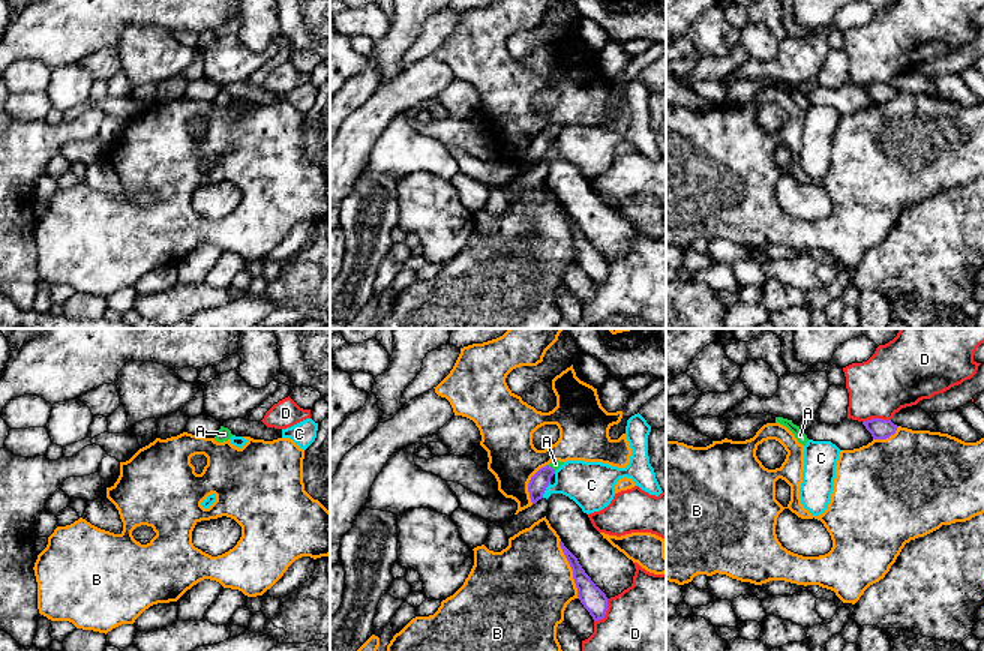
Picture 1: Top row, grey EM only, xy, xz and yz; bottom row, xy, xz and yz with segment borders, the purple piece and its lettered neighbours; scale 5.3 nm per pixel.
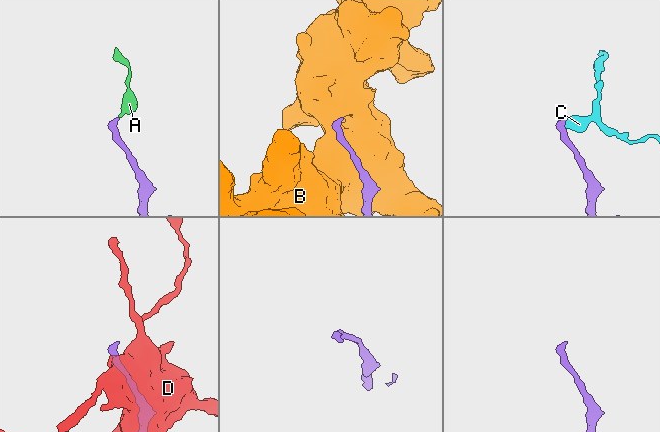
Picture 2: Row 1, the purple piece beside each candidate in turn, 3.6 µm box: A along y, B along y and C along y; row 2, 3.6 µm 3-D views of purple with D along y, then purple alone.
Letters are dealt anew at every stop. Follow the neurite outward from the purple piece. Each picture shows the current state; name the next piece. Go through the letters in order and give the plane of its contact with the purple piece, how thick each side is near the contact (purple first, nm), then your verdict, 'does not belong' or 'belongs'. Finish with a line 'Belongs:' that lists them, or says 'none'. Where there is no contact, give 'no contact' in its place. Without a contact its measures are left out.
A: meets purple in xz; 100 nm thick on the purple side, 50 nm on the other; belongs
B: meets purple in xz; 140 nm thick on the purple side, 460 nm on the other; does not belong
C: meets purple in xz; 100 nm thick on the purple side, 260 nm on the other; does not belong
D: meets purple in xz; 140 nm thick on the purple side, 480 nm on the other; does not belong
Belongs: A

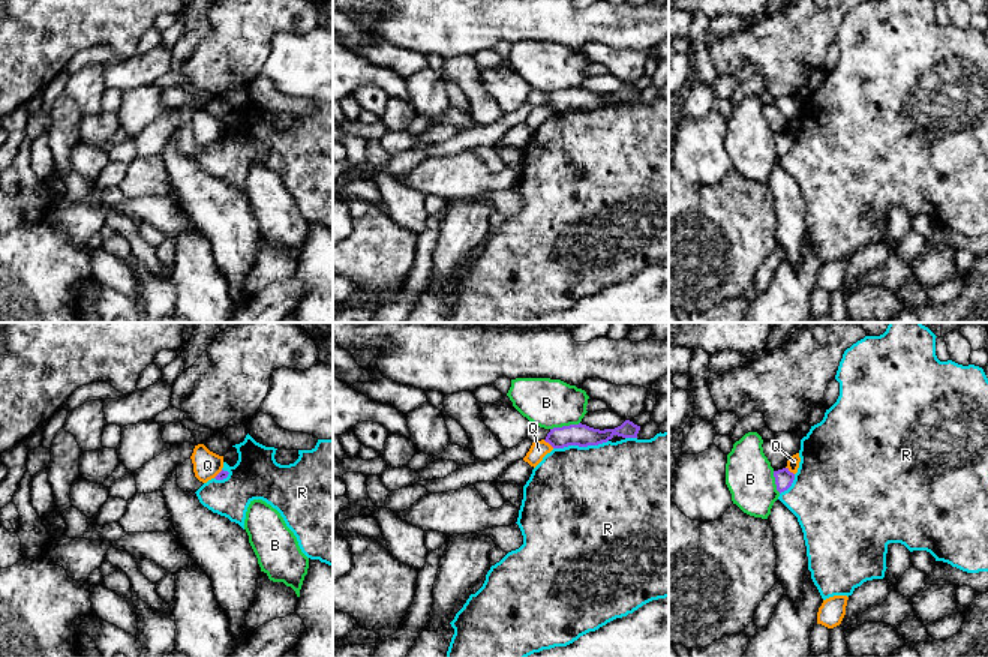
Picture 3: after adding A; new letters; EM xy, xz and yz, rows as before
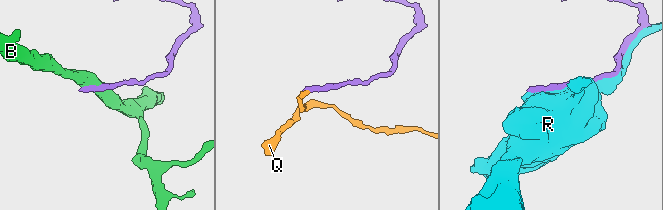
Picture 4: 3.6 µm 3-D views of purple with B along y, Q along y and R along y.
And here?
B: meets purple in xz; 120 nm thick on the purple side, 260 nm on the other; does not belong
Q: meets purple in xz; 120 nm thick on the purple side, 90 nm on the other; does not belong
R: meets purple in xz; 120 nm thick on the purple side, 500 nm on the other; does not belong
Belongs: none

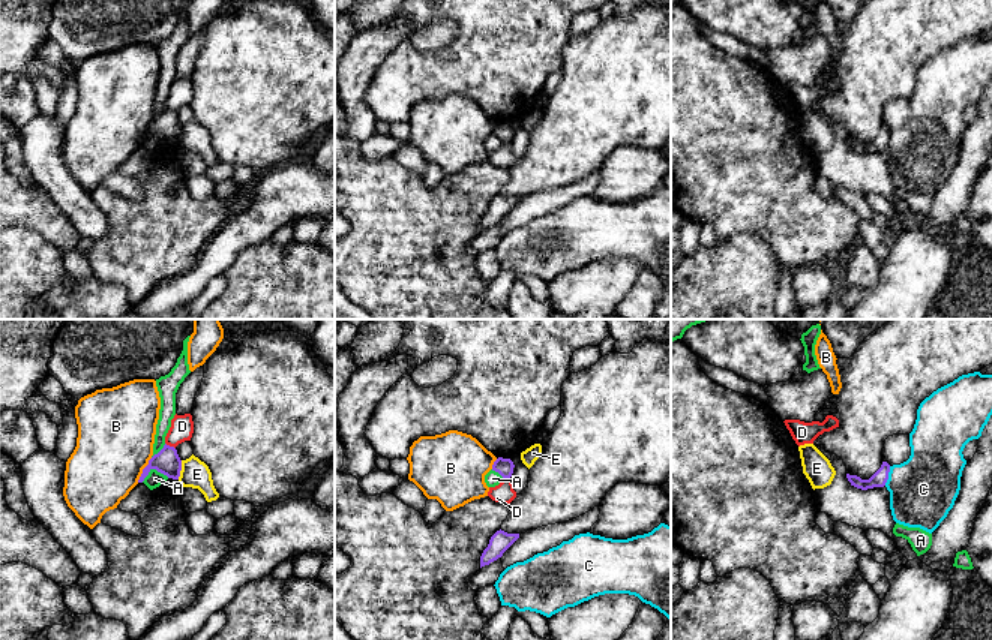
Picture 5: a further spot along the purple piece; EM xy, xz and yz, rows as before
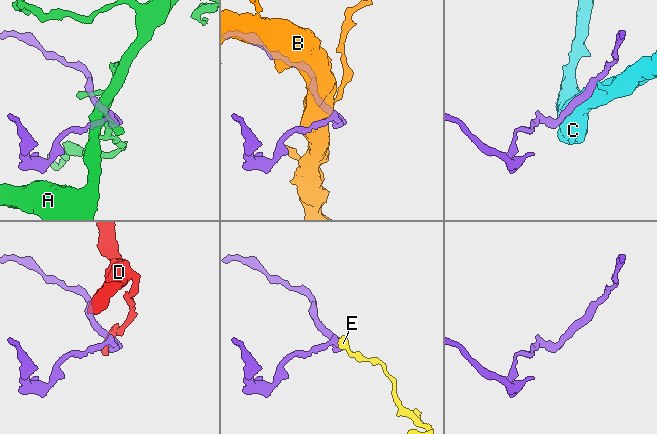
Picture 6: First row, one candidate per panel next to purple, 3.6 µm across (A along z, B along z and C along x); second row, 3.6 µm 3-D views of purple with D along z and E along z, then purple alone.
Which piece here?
A: meets purple in xy; 140 nm thick on the purple side, 90 nm on the other; does not belong
B: meets purple in xy; 140 nm thick on the purple side, 420 nm on the other; does not belong
C: meets purple in yz; 80 nm thick on the purple side, 360 nm on the other; does not belong
D: meets purple in xy; 140 nm thick on the purple side, 130 nm on the other; does not belong
E: meets purple in xy; 140 nm thick on the purple side, 150 nm on the other; does not belong
Belongs: none

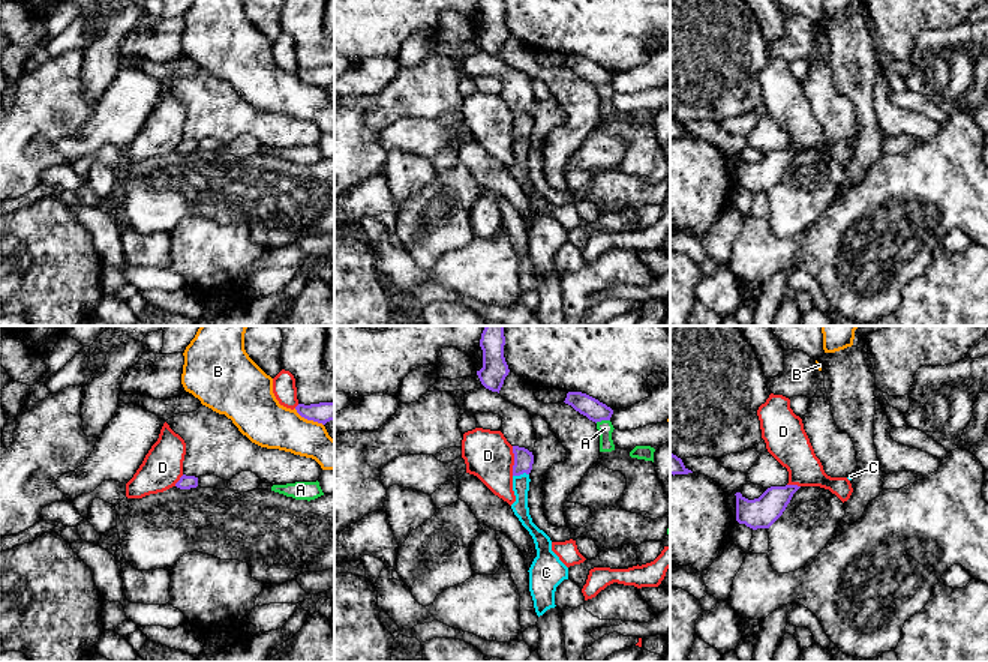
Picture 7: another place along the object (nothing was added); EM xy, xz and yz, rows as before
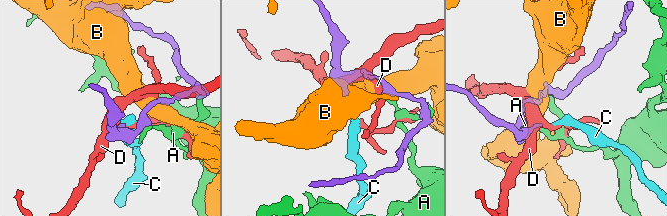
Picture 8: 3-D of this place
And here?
A: meets purple in xz; 110 nm thick on the purple side, 80 nm on the other; does not belong
B: meets purple in xy; 110 nm thick on the purple side, 260 nm on the other; does not belong
C: meets purple in xz; 110 nm thick on the purple side, 100 nm on the other; belongs
D: meets purple in xz; 110 nm thick on the purple side, 260 nm on the other; does not belong
Belongs: C

